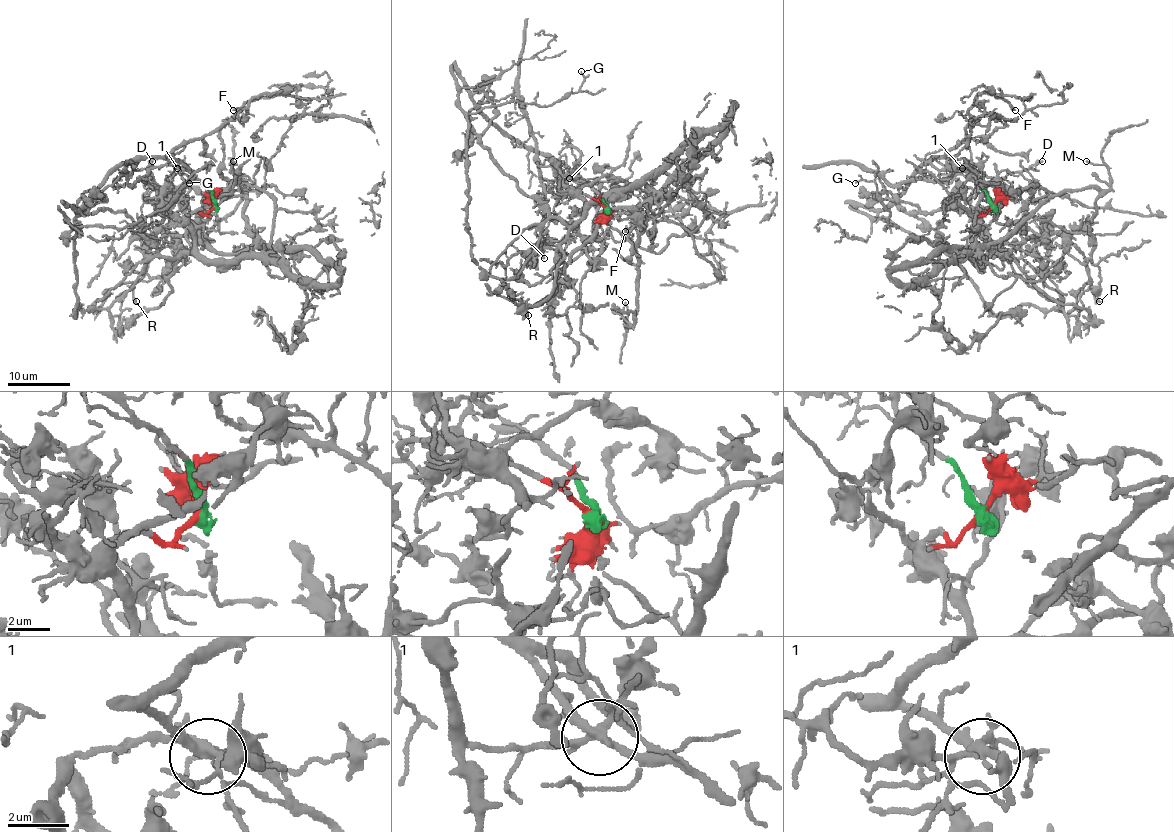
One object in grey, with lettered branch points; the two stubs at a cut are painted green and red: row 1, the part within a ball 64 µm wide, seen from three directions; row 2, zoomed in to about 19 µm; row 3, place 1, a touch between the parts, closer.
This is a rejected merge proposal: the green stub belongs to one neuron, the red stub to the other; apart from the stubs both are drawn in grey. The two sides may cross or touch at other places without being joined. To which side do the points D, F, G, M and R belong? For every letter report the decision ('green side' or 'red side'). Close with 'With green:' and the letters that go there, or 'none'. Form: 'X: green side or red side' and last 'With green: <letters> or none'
D: red side
F: green side
G: green side
M: red side
R: red side
With green: F, G

